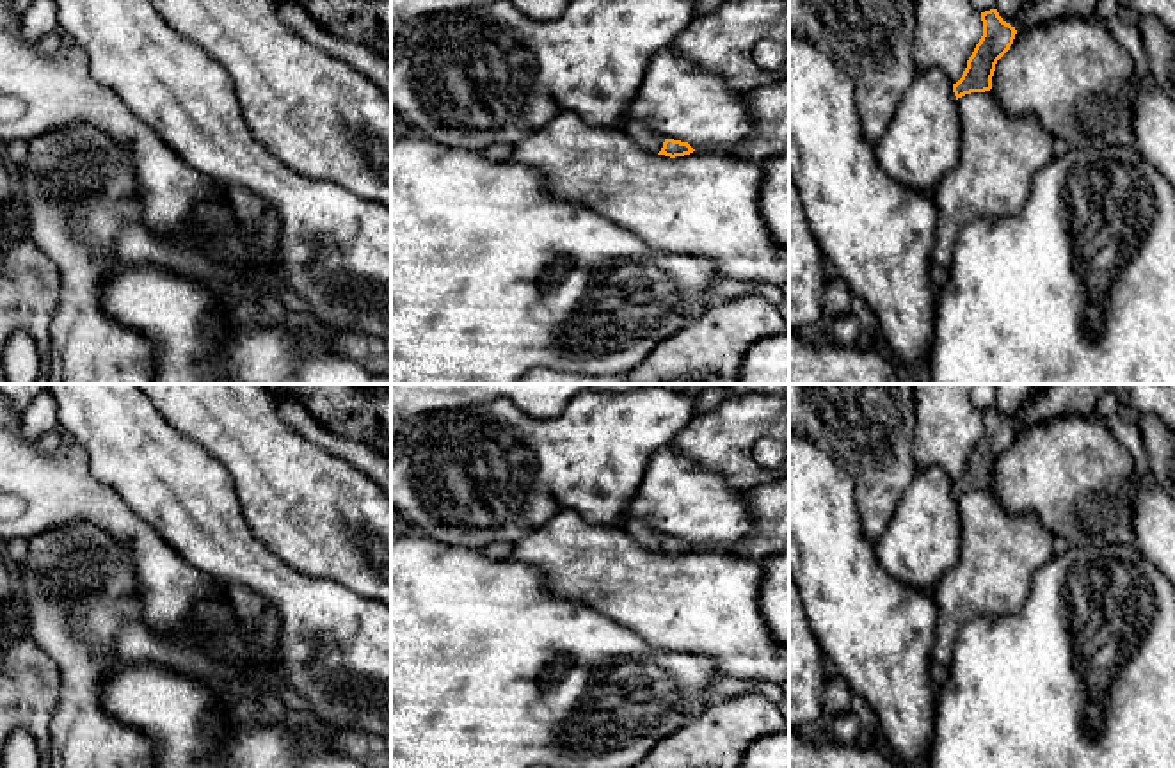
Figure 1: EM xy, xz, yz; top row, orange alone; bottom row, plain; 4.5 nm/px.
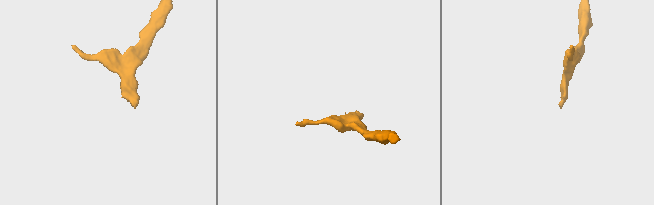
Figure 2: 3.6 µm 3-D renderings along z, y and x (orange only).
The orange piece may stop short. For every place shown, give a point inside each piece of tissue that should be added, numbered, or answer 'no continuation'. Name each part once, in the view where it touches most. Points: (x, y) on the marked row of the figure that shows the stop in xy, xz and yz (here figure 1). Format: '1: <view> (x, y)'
1: xz (639, 132)

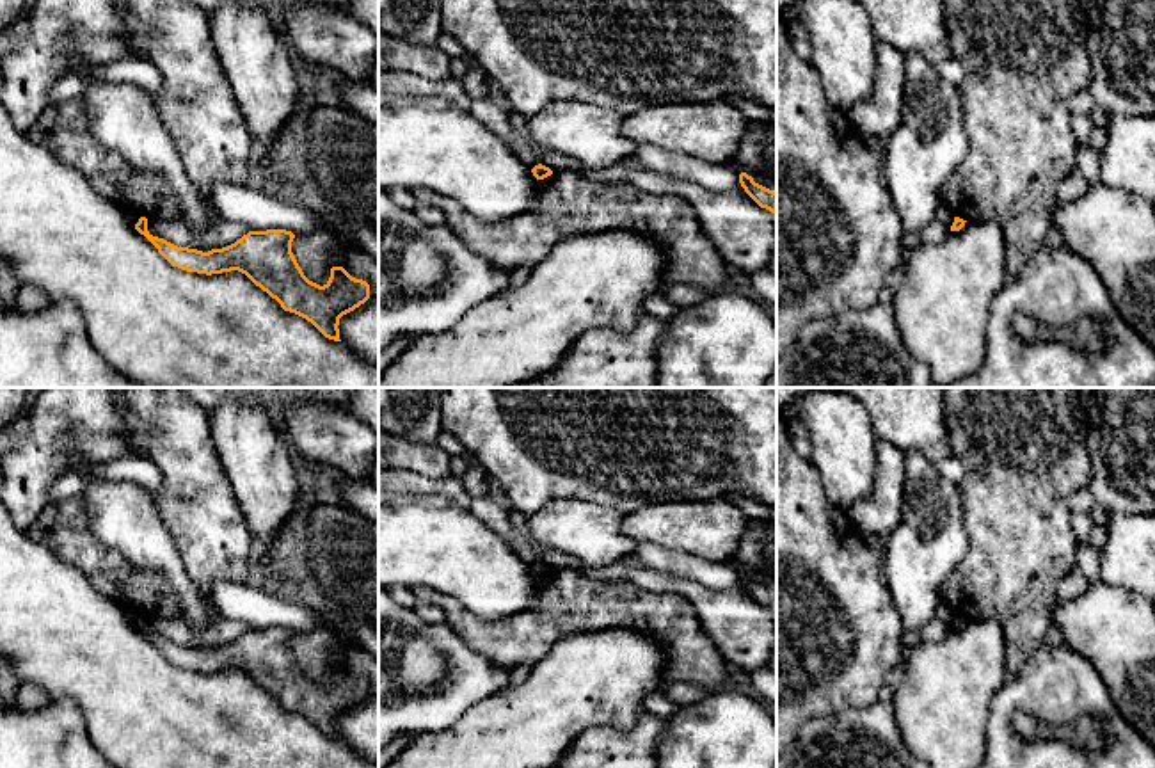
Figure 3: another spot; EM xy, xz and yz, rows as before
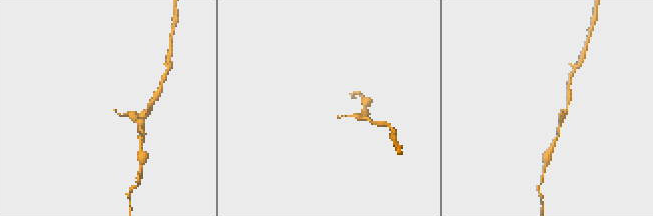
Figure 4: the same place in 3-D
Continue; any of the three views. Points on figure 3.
no continuation

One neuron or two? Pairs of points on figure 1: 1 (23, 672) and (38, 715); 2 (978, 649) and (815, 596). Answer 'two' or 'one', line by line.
1: one
2: two

